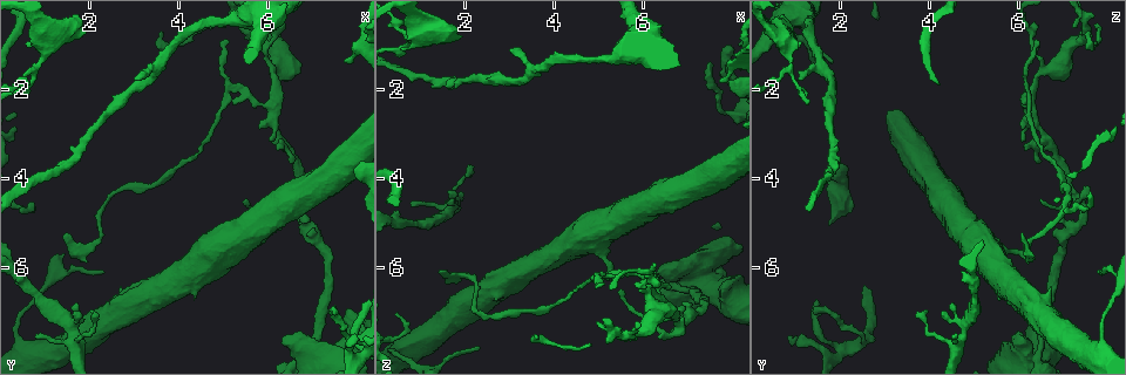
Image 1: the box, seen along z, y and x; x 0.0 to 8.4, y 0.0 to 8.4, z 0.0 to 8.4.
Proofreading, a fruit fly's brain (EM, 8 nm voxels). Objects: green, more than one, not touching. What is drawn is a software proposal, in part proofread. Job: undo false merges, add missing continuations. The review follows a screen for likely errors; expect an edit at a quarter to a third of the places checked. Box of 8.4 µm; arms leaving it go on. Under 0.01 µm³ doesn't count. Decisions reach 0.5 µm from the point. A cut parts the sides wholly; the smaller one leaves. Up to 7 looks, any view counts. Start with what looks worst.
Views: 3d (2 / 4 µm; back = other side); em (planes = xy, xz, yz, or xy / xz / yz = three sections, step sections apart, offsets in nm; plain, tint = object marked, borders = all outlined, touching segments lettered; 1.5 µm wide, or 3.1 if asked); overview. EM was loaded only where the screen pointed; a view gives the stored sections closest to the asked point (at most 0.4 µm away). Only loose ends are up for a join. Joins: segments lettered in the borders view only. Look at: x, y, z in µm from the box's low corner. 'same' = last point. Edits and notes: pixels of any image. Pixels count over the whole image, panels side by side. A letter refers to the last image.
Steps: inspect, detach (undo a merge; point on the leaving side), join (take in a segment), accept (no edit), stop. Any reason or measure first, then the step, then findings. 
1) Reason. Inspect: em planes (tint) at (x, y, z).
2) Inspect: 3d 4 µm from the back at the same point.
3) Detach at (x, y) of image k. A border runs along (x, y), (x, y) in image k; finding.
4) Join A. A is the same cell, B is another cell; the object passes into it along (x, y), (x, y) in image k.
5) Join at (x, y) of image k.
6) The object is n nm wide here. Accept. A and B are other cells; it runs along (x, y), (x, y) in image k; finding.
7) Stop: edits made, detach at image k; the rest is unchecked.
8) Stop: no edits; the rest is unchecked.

Thin end. Inspect: em planes (borders) at (7.50, 7.05, 1.45).

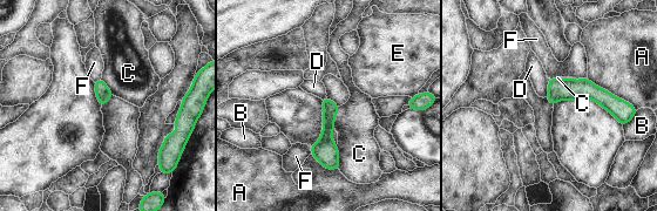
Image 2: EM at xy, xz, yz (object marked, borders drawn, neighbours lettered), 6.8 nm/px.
Accept. A, B, C, D, E and F are other cells; no lettered segment goes on from it.

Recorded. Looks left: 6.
An open end. Inspect: 3d 4 µm at (2.95, 1.75, 1.15).

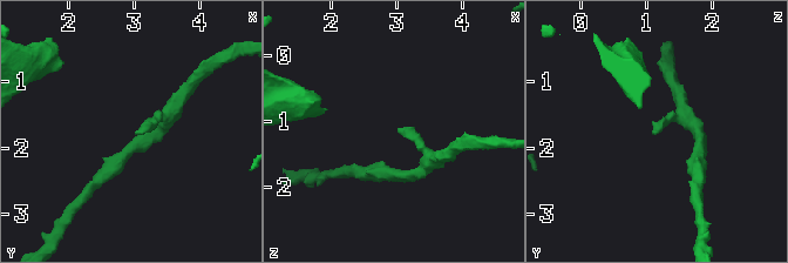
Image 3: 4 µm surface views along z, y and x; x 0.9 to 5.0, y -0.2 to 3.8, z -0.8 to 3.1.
Shape alone is not enough. Inspect: em xz step 8 (tint) at (3.00, 1.80, 1.10).

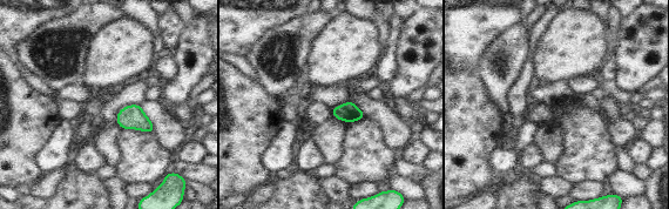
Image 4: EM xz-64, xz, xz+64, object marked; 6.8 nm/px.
Inspect: em planes (borders) at the same point.

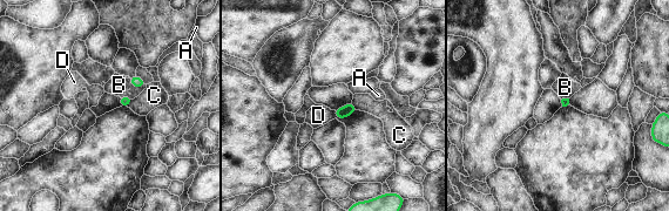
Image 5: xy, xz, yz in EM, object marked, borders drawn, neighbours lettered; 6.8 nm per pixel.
Accept. A, B, C and D are other cells; a border runs along (333, 110), (336, 117) in image 5; no lettered segment goes on from it.

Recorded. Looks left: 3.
Thin end. Inspect: 3d 2 µm at (2.35, 6.05, 7.75).

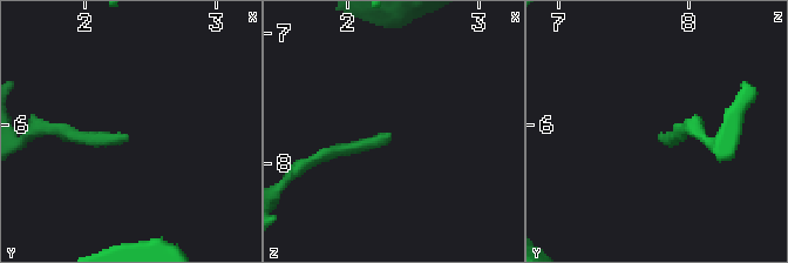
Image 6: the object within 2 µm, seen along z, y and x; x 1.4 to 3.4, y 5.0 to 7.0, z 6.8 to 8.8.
Inspect: em planes (plain) at (2.34, 6.08, 7.80).

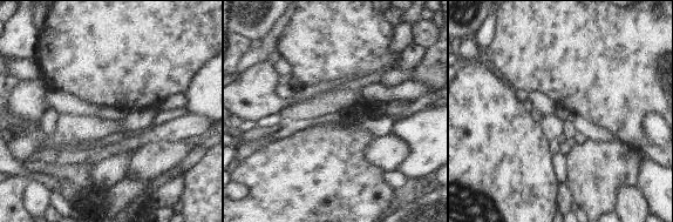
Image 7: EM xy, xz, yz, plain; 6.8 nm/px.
Inspect: em planes (borders) at the same point.

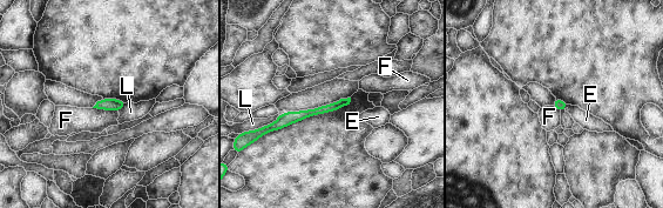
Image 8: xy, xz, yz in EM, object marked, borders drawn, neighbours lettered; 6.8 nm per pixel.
Accept. E, F and L are other cells; a border runs along (127, 102), (119, 112) in image 8; none of them fits.

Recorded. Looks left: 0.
Stop: no edits; the rest is unchecked.

